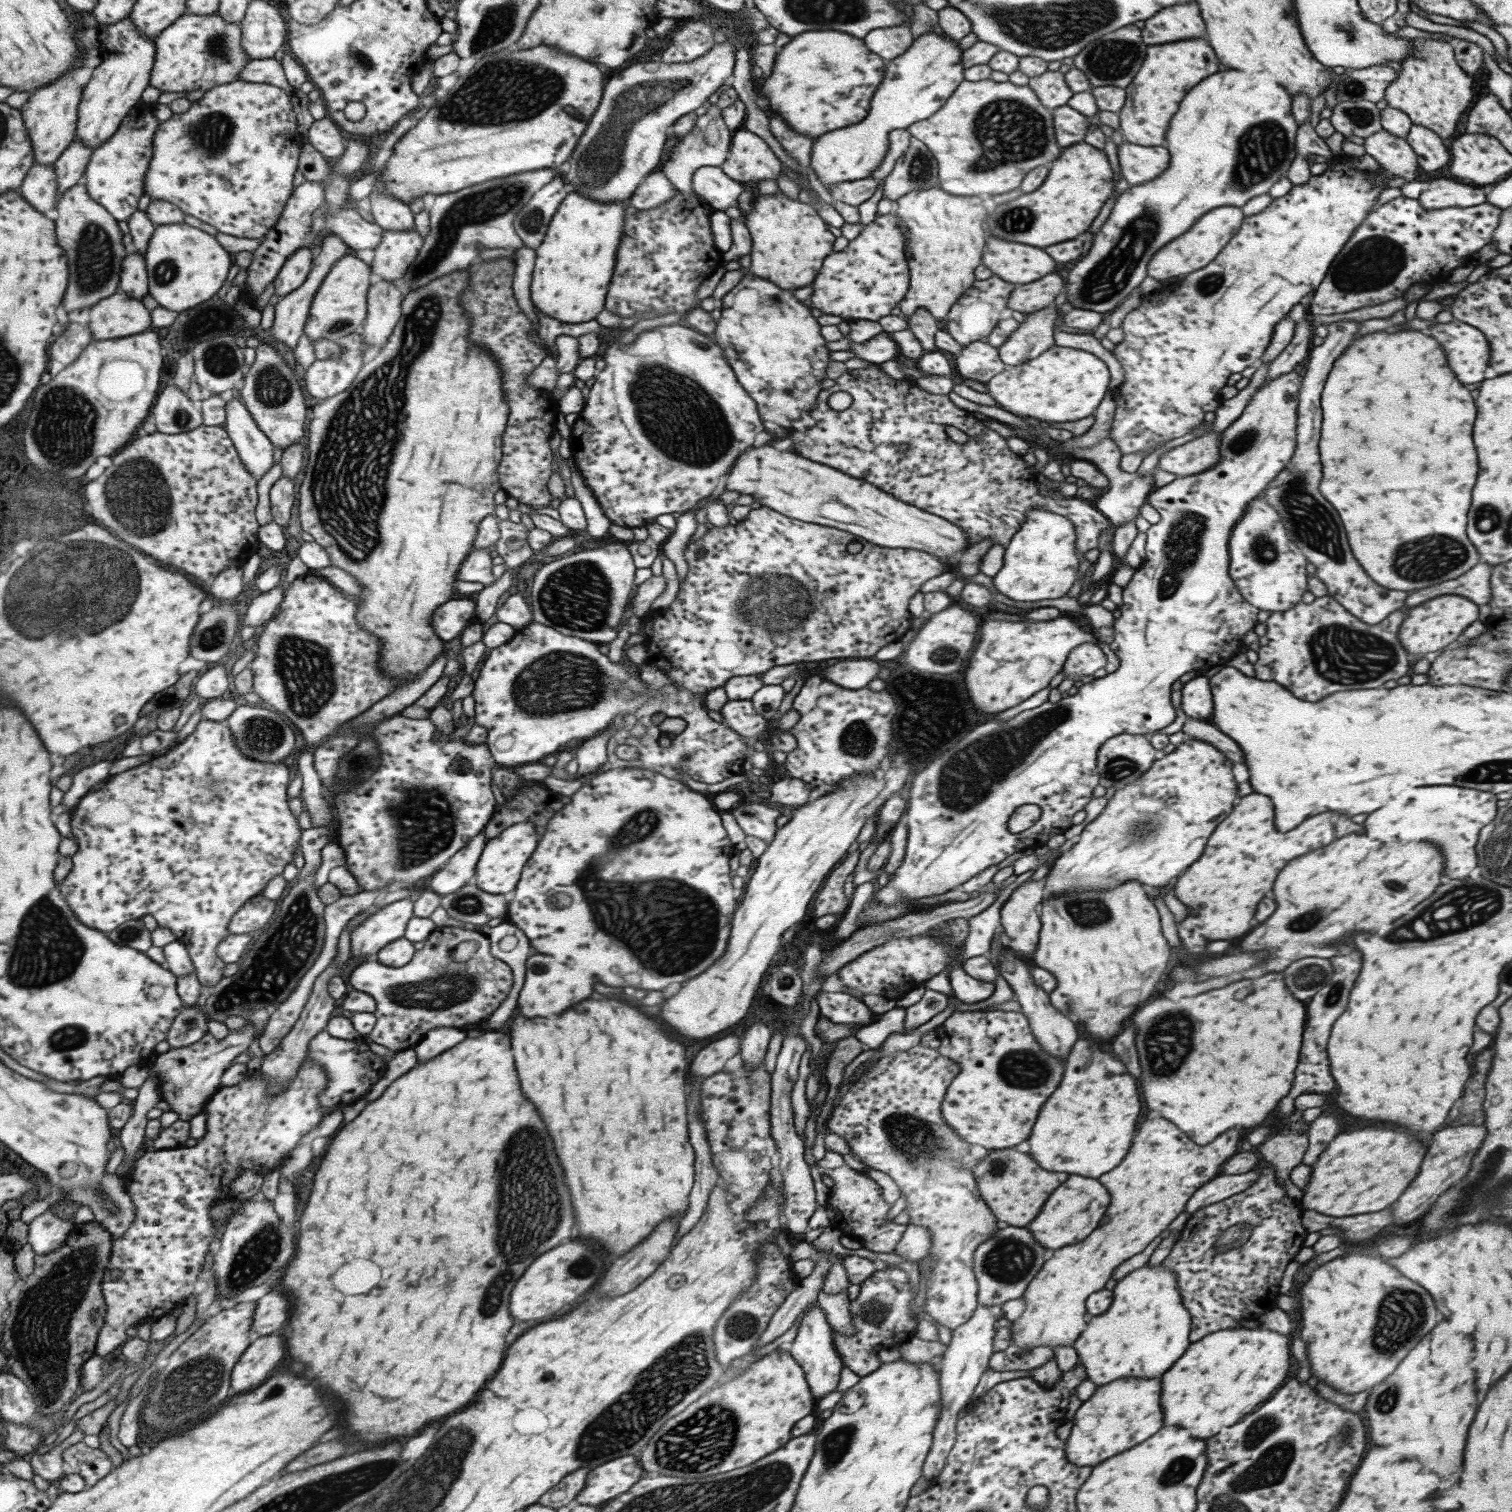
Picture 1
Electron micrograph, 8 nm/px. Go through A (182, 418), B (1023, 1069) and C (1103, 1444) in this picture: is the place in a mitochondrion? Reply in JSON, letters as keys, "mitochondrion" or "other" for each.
{"A":"mitochondrion","B":"mitochondrion","C":"other"}

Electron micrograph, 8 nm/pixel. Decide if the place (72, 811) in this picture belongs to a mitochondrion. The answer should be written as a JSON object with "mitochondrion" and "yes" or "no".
{"mitochondrion":"no"}

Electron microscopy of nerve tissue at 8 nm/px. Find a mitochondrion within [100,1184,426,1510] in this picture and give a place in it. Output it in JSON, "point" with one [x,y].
{"point":[190,1388]}

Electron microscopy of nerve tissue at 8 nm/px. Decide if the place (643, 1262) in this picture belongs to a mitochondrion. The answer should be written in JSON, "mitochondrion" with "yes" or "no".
{"mitochondrion":"no"}

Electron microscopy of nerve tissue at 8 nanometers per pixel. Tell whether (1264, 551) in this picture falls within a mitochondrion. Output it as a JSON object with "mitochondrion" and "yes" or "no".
{"mitochondrion":"yes"}

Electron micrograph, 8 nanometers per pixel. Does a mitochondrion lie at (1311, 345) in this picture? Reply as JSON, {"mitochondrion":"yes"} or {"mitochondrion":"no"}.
{"mitochondrion":"no"}

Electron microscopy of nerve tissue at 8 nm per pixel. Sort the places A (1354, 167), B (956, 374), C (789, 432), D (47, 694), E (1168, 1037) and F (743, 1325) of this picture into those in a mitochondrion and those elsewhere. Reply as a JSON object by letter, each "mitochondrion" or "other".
{"A":"other","B":"other","C":"other","D":"other","E":"mitochondrion","F":"mitochondrion"}

